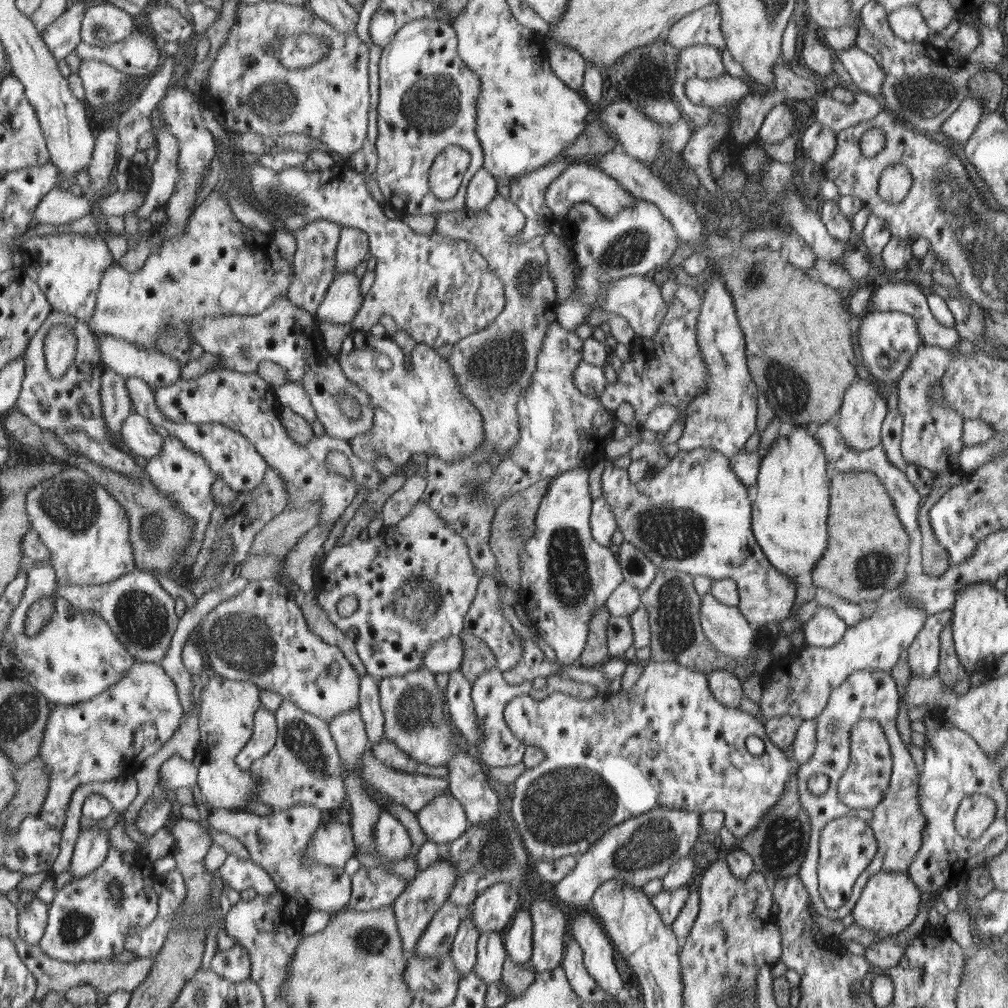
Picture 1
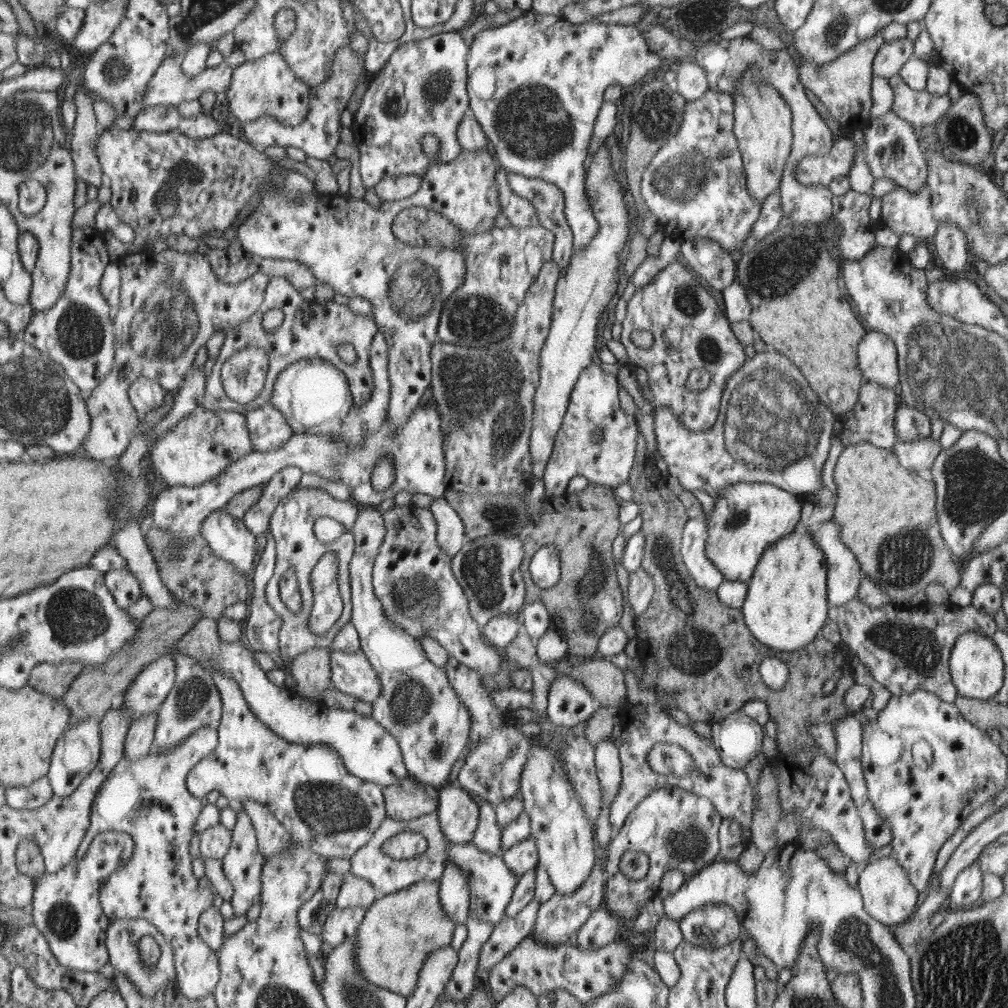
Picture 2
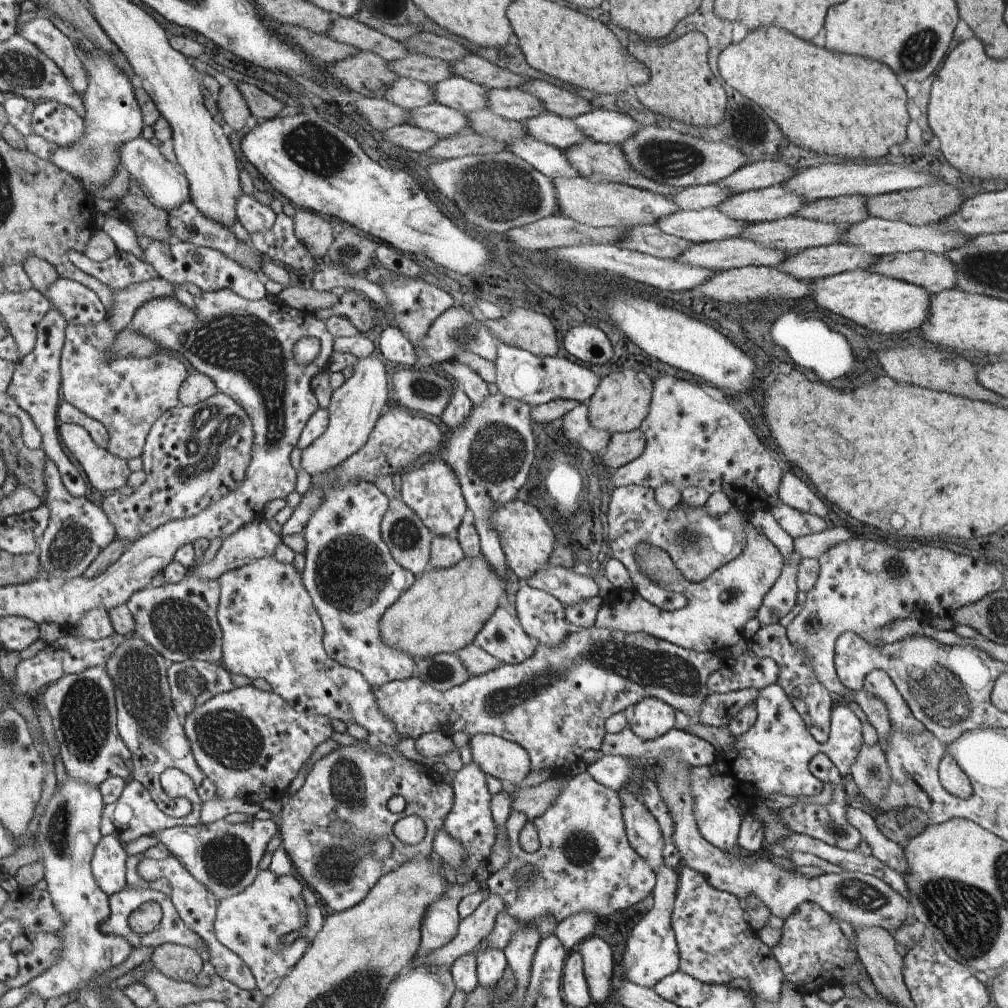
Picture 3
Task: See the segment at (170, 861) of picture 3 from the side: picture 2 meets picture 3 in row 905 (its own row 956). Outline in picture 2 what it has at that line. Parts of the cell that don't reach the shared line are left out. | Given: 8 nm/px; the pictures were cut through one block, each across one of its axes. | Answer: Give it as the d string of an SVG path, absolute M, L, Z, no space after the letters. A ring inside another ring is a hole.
M198 728L197 731L177 748L169 752L151 750L143 759L129 761L124 759L107 777L91 808L91 826L79 846L75 860L82 860L90 852L95 836L108 831L125 832L135 841L134 855L122 868L112 872L104 886L99 889L99 900L103 911L110 919L130 917L151 921L164 934L175 948L175 968L179 976L177 989L190 1001L200 1001L212 995L222 970L219 956L199 934L199 918L213 906L215 895L212 889L198 888L198 880L192 872L193 858L190 856L190 840L196 833L194 824L202 812L202 800L187 788L187 776L195 765L204 758L212 756L218 745L218 734L214 728Z

